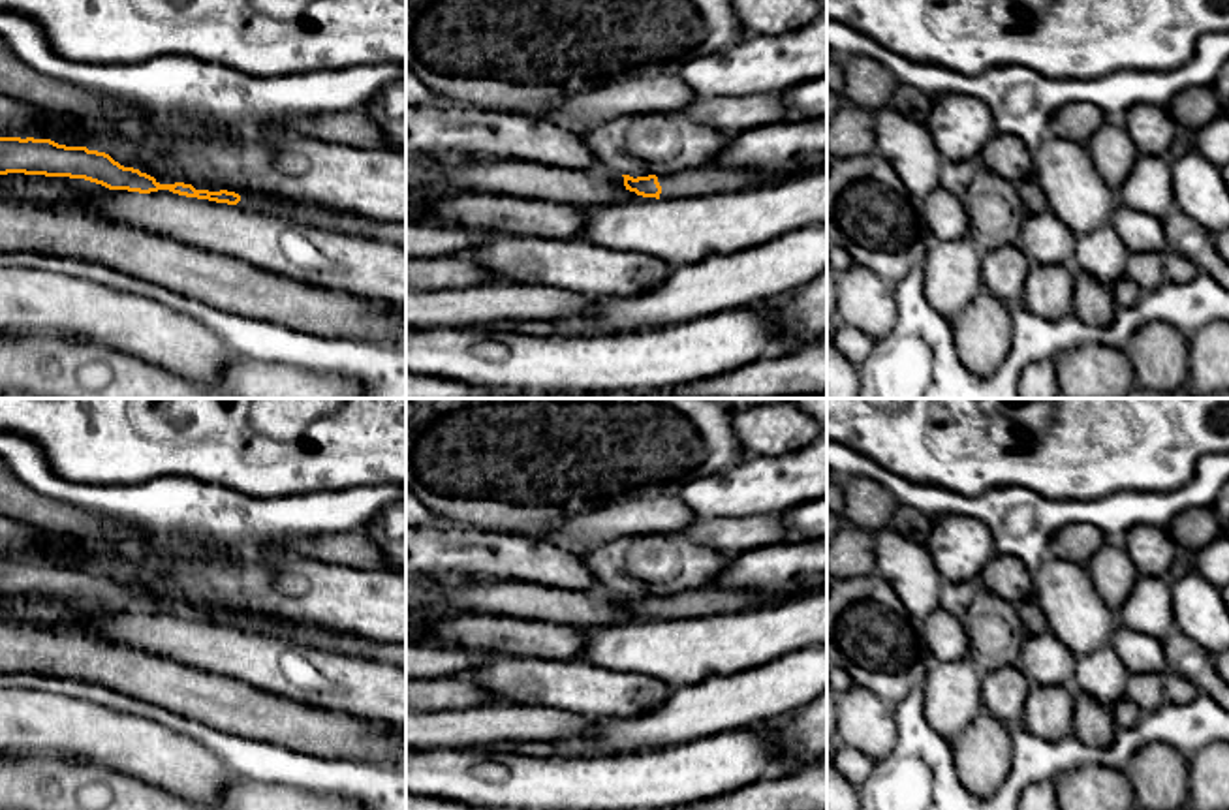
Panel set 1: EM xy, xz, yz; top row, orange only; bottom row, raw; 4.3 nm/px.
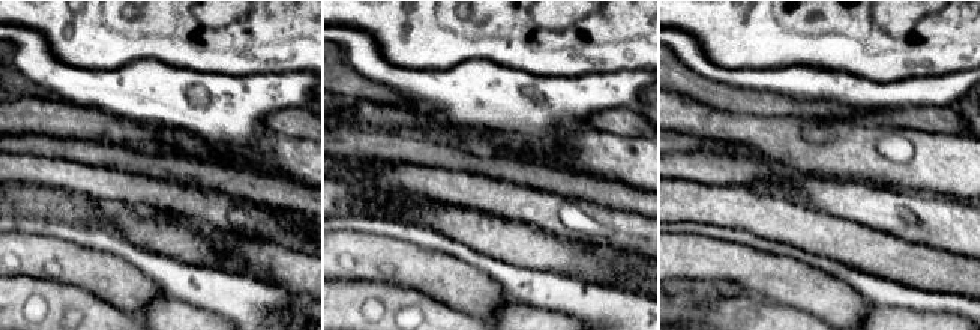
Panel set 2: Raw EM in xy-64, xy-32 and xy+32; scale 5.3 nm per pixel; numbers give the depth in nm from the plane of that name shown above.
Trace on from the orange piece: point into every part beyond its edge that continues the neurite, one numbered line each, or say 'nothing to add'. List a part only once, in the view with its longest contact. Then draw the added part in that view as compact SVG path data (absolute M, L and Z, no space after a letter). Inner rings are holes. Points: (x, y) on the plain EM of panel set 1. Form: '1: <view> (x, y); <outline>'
1: xz (713, 600); M697 588L665 598L658 598L660 620L692 618L697 615L739 613L763 605L778 605L789 600L784 592L763 592L748 588Z

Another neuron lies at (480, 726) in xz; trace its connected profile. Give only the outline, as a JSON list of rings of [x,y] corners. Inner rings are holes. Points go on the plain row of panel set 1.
[[[481,705],[464,710],[406,710],[406,750],[470,748],[492,742],[562,742],[581,737],[594,720],[569,710],[524,705]]]

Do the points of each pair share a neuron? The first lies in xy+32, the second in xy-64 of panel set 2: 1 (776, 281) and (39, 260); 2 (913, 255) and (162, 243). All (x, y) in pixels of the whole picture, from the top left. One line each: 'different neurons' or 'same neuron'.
1: same neuron
2: same neuron

